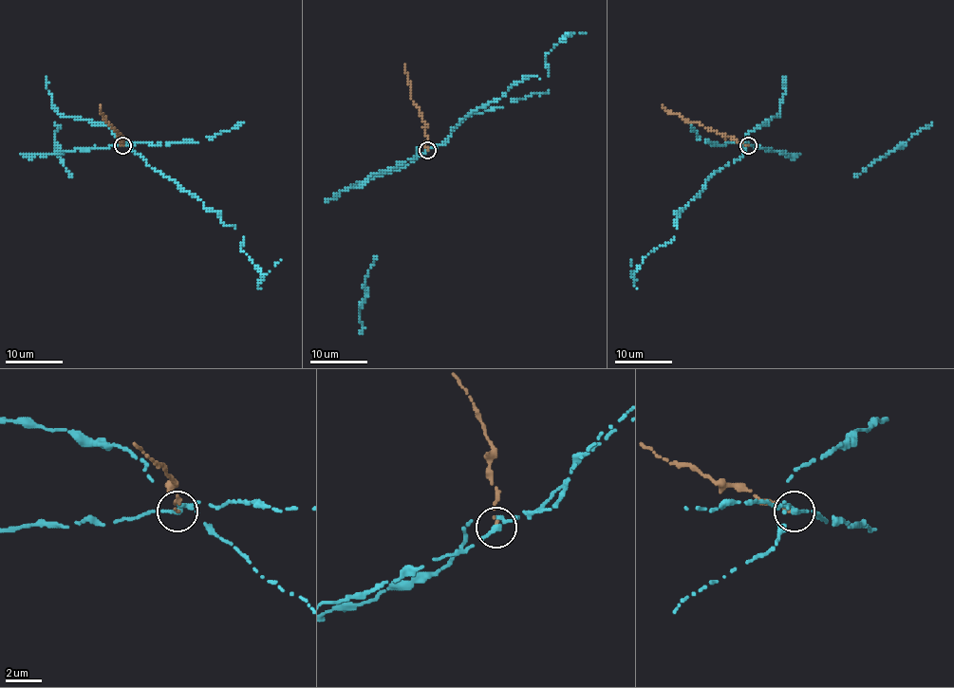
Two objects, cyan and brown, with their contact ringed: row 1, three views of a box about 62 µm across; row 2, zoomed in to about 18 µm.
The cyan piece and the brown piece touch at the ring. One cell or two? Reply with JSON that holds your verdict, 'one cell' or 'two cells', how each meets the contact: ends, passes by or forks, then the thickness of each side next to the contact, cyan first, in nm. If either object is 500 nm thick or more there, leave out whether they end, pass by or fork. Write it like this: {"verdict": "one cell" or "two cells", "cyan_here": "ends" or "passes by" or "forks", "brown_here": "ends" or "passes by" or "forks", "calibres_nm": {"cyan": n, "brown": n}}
{"verdict": "two cells", "cyan_here": "passes by", "brown_here": "ends", "calibres_nm": {"cyan": 280, "brown": 130}}

